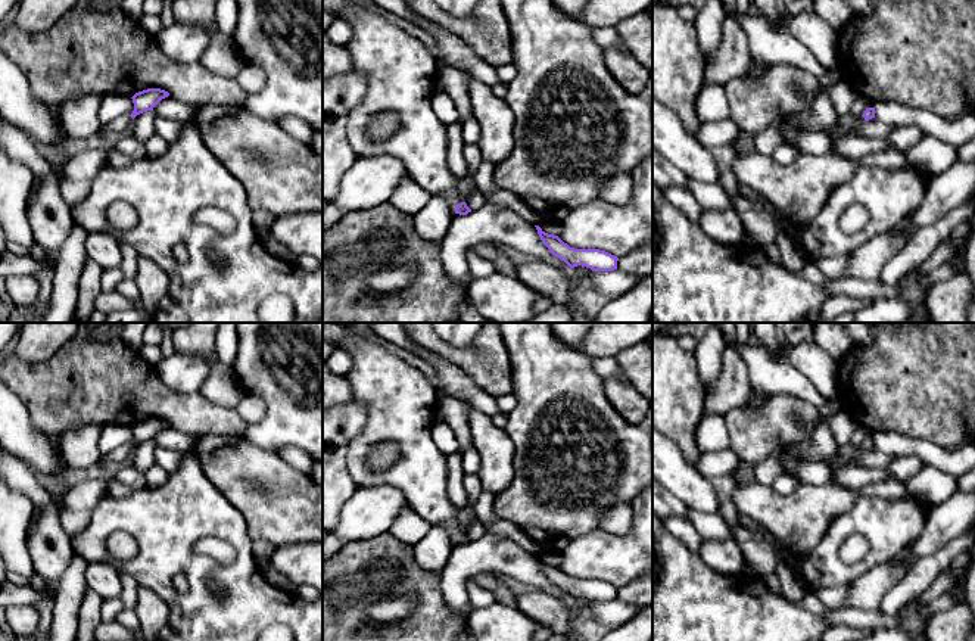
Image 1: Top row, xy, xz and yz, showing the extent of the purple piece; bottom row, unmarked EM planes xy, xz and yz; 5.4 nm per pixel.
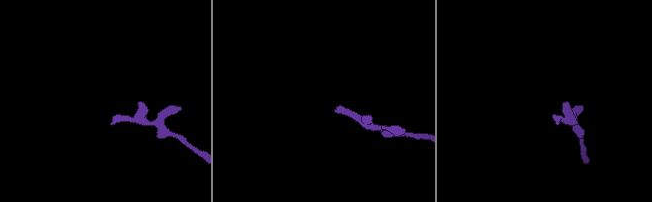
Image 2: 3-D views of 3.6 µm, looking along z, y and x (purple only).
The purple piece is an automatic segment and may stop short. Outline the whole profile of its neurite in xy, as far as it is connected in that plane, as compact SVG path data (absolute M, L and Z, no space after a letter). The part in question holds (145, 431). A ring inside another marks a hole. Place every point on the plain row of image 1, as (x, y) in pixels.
M147 418L135 423L131 429L134 433L134 441L131 445L124 445L113 449L110 454L100 455L99 466L112 466L121 463L128 454L140 444L153 441L153 438L169 423L161 418Z

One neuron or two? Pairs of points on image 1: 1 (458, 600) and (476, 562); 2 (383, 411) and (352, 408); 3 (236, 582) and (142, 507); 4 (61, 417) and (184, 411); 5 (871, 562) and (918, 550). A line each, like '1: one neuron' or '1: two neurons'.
1: one neuron
2: two neurons
3: one neuron
4: one neuron
5: two neurons

